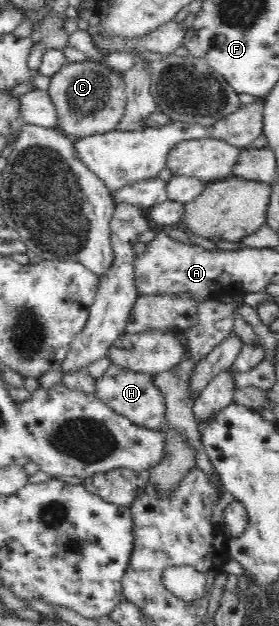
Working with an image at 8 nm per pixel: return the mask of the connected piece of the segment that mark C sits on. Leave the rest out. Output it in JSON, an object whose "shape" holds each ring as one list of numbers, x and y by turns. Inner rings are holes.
{"shape":[[86,60,63,64,51,76,47,92,57,114,55,129,73,139,107,134,115,130,127,105,126,86,121,74,103,61]]}

